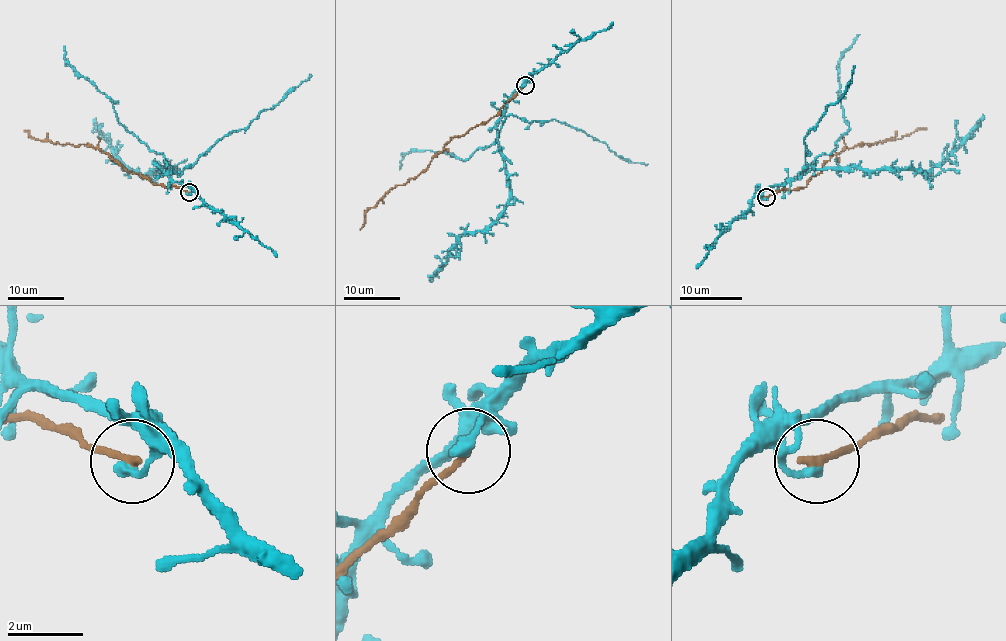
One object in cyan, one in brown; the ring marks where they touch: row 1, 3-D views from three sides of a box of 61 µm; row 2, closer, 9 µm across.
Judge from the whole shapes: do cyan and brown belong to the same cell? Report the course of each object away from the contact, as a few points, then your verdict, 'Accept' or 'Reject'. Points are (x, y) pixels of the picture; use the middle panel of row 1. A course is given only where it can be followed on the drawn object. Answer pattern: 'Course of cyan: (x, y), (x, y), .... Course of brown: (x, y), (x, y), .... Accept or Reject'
Course of cyan: (524, 85), (512, 96), (496, 127), (509, 205), (482, 230), (467, 233), (432, 280). Course of brown: (524, 85), (489, 119), (461, 136), (455, 136), (416, 176), (396, 185), (365, 213), (365, 221), (360, 230). Reject

